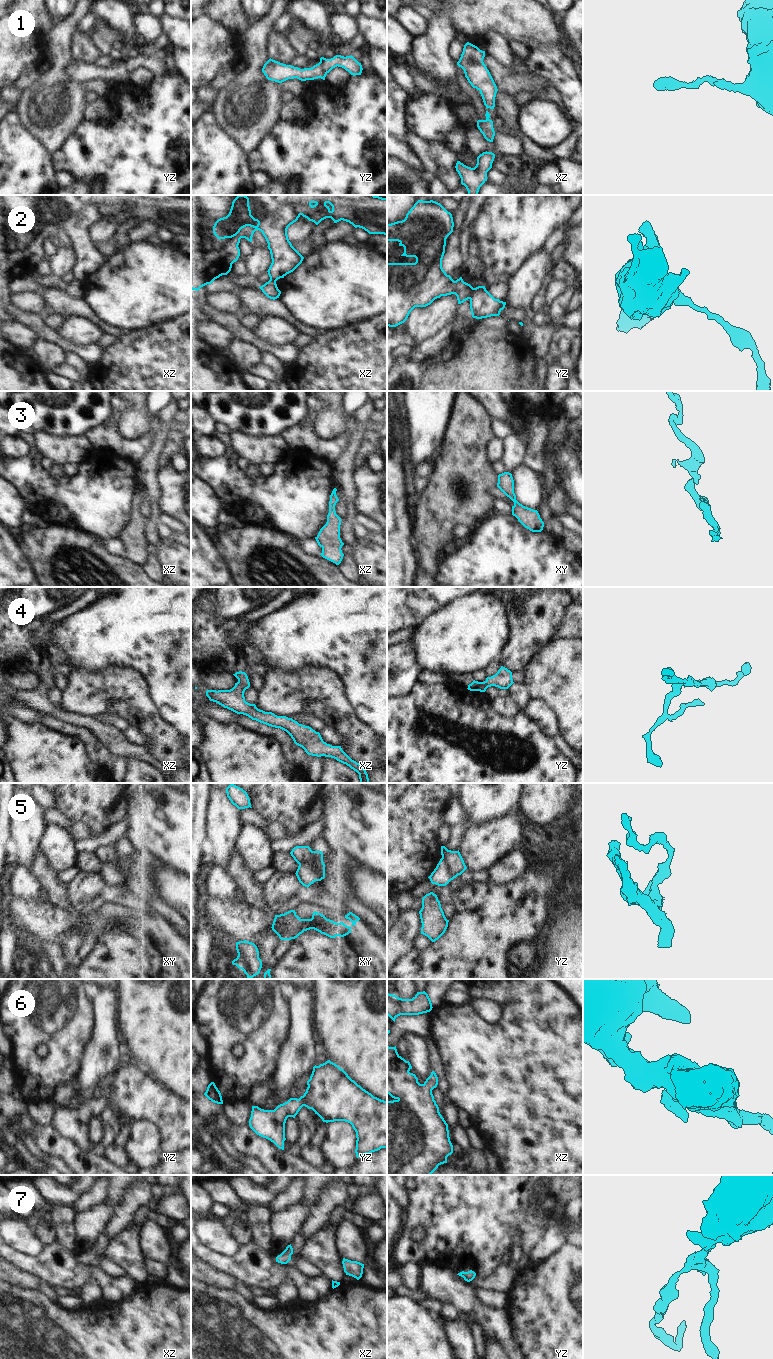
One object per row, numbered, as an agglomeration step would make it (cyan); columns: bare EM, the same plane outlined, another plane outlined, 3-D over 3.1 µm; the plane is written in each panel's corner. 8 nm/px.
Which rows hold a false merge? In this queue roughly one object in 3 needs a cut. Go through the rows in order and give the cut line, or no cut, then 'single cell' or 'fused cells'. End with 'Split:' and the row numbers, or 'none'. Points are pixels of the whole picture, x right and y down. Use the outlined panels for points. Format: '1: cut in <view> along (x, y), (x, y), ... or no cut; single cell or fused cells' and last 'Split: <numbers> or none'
1: no cut; single cell
2: cut in yz along (474, 288), (469, 298); fused cells
3: no cut; single cell
4: no cut; single cell
5: cut in xy along (322, 859), (317, 862), (301, 862), (299, 864); fused cells
6: no cut; single cell
7: no cut; single cell
Split: 2, 5

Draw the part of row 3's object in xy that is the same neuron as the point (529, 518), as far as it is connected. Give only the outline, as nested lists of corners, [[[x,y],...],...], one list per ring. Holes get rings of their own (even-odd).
[[[504,472],[498,475],[497,487],[513,502],[512,515],[527,529],[532,532],[541,532],[544,527],[544,522],[540,518],[537,510],[525,507],[516,500],[514,493],[514,480],[512,474]]]

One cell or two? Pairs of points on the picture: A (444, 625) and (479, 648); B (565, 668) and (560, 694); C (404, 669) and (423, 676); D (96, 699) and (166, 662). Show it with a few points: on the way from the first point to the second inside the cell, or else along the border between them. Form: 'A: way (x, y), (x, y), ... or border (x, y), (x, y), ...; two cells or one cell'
A: way (453, 634), (456, 637), (468, 637), (470, 639); one cell
B: way (565, 674), (565, 688); one cell
C: border (420, 670), (417, 681); two cells
D: border (118, 667), (133, 669), (146, 685), (149, 698); two cells

